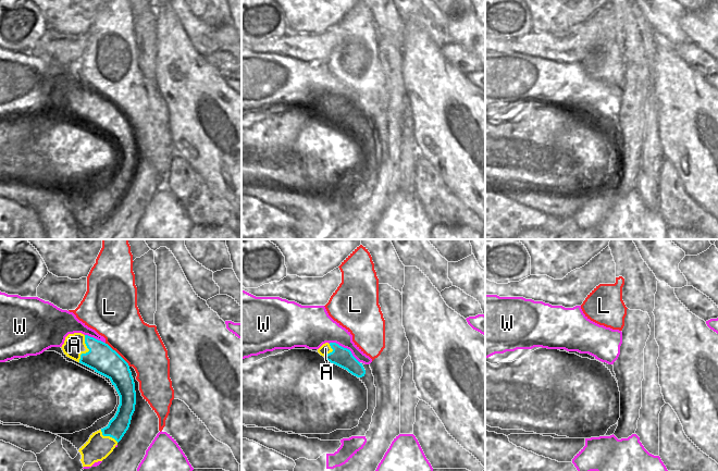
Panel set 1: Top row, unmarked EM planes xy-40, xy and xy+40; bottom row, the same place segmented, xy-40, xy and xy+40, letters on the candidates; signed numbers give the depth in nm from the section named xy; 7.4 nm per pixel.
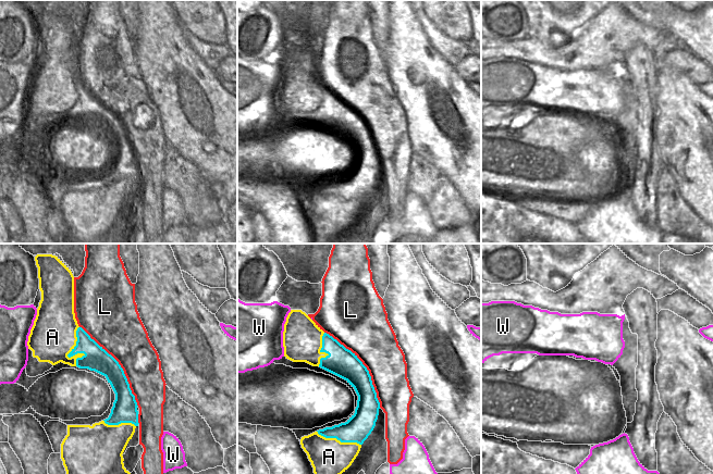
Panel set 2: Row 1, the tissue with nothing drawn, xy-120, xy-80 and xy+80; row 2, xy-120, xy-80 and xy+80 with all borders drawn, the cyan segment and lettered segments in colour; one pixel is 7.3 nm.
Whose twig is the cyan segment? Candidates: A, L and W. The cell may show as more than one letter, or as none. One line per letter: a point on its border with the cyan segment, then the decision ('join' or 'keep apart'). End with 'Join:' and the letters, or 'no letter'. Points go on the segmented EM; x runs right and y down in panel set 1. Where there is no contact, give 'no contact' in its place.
A: contact xy-40 (89, 350); join
L: contact xy-40 (118, 354); keep apart
W: contact xy (345, 348); keep apart
Join: A

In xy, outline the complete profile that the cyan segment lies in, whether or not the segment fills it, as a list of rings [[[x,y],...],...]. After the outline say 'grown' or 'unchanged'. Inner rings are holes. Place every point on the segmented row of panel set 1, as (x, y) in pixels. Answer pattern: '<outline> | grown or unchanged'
[[[336,343],[323,344],[318,352],[331,363],[347,370],[357,377],[362,377],[366,374],[362,363],[352,356],[351,351]]] | grown

